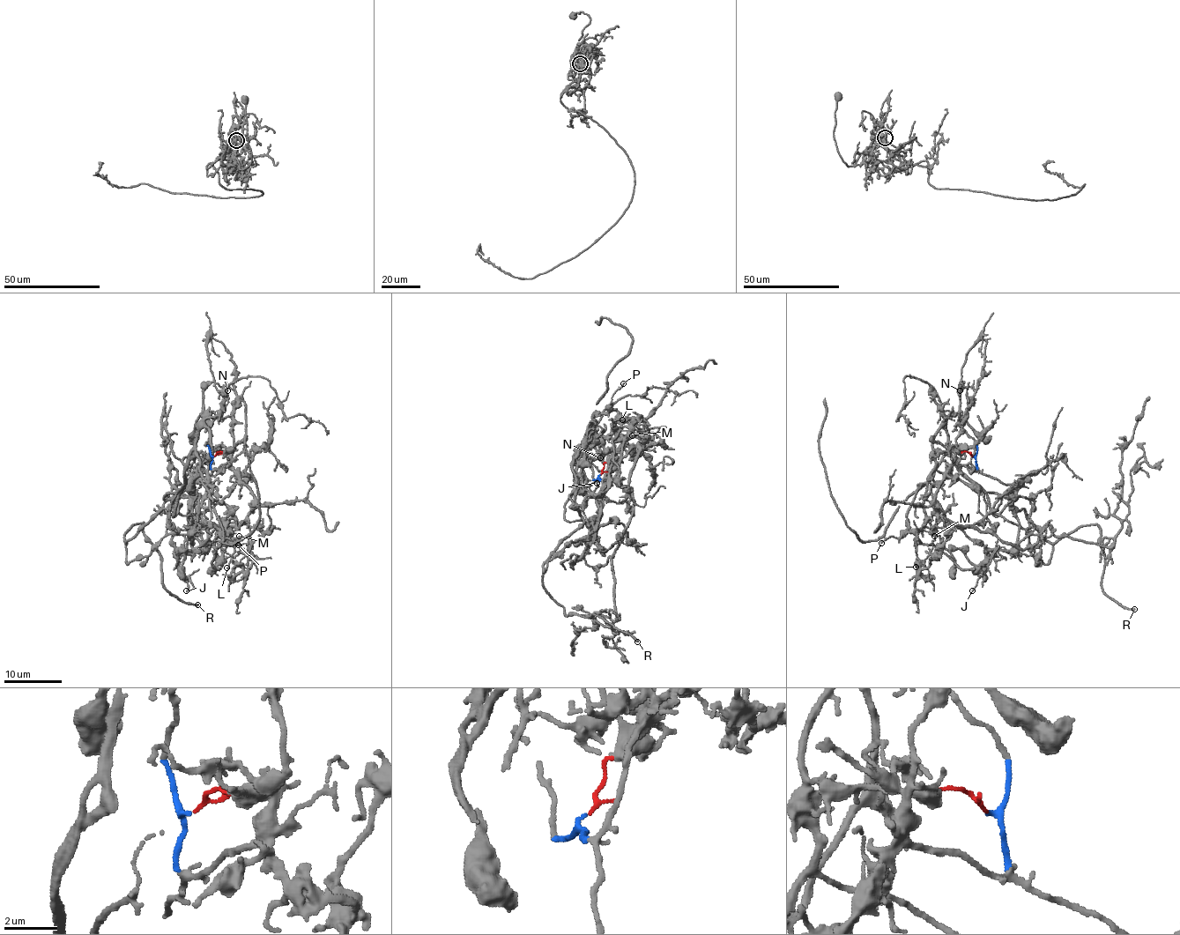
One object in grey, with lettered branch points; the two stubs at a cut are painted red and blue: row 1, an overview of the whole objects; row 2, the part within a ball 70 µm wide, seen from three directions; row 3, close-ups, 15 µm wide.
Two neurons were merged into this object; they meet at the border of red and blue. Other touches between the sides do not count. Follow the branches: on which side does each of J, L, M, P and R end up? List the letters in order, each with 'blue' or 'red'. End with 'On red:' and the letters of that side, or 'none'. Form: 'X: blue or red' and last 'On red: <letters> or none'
J: red
L: red
M: red
P: red
R: red
On red: J, L, M, P, R

